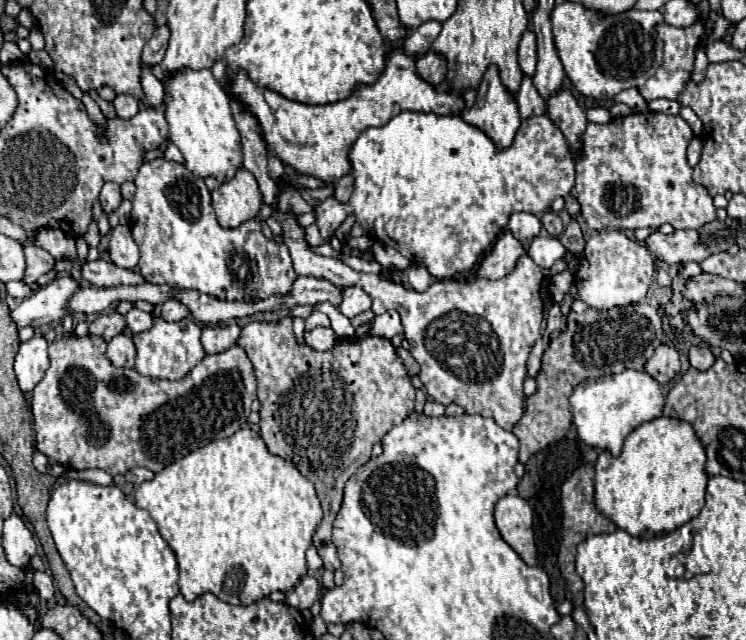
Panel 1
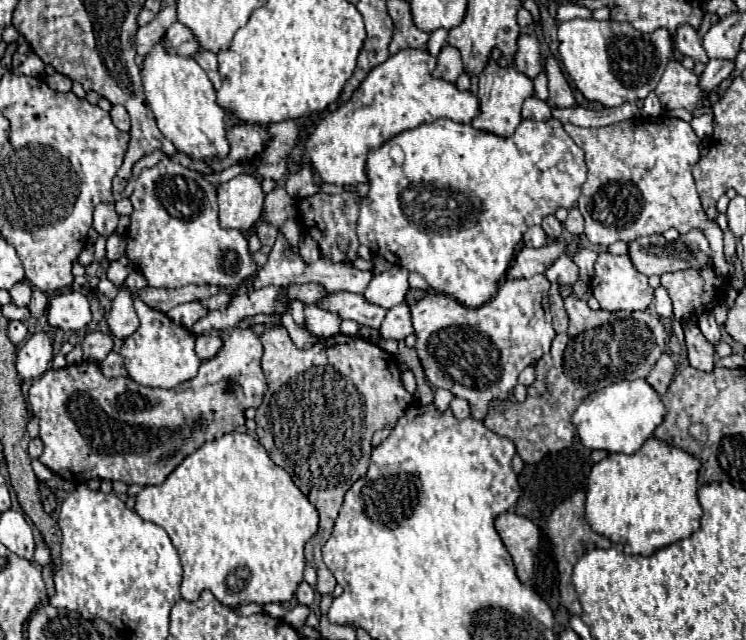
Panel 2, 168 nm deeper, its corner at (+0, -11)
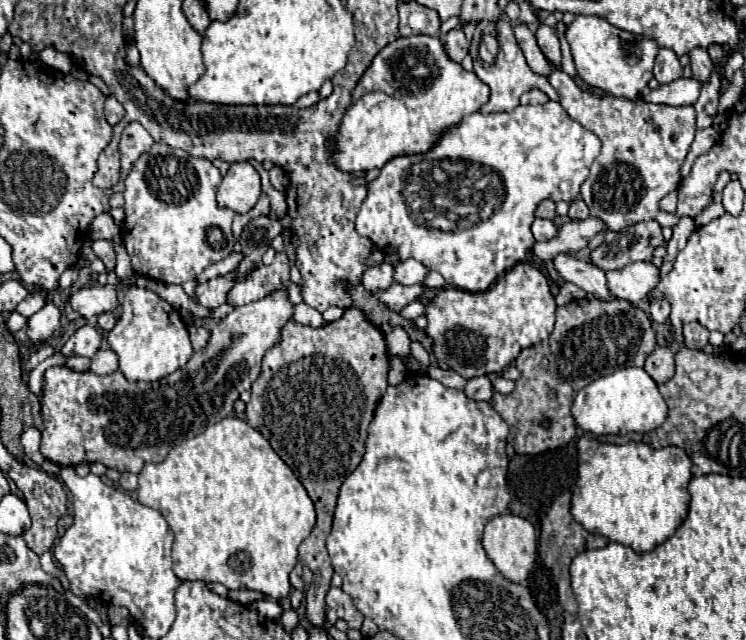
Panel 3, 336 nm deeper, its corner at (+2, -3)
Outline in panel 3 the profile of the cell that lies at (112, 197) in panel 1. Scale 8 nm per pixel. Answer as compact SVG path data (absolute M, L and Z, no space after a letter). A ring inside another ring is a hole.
M101 213L93 219L93 223L89 225L89 237L95 239L113 239L115 235L119 235L119 227L113 223L113 217L109 213Z

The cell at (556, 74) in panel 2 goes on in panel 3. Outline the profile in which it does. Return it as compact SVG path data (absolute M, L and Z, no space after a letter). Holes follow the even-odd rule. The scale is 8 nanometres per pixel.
M541 23L537 33L535 33L535 37L537 37L537 43L539 43L543 55L547 57L547 61L553 67L561 69L561 49L559 49L559 39L557 39L553 27L547 27L547 25Z

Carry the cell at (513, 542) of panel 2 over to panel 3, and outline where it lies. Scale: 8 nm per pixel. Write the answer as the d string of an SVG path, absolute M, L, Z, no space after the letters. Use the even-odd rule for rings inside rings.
M503 513L495 515L487 525L485 525L485 535L483 535L483 545L489 555L489 559L495 563L499 573L513 581L513 583L523 583L537 562L537 532L531 521L513 515L513 513Z

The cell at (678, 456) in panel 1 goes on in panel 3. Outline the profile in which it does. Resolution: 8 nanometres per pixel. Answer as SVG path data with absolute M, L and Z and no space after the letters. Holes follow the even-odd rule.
M583 435L579 439L579 477L573 487L571 513L587 531L599 533L609 541L623 543L633 551L651 551L653 547L667 541L677 527L683 523L689 511L691 495L687 485L691 481L691 459L681 447L653 449L641 441L629 441L625 445L599 443Z

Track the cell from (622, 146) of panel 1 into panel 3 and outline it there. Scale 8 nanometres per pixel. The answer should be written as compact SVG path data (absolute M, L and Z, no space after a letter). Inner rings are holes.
M551 71L547 75L549 83L561 95L561 105L567 115L581 123L587 131L595 133L601 139L601 153L591 165L591 173L587 181L581 185L581 197L589 207L589 217L601 219L607 231L621 231L623 227L631 227L641 221L657 221L661 227L675 227L679 223L677 213L667 213L659 209L659 203L671 191L677 191L681 179L681 165L691 149L697 123L693 107L669 107L669 105L653 105L633 99L617 99L611 95L595 97L587 91L581 91L573 79L565 71Z

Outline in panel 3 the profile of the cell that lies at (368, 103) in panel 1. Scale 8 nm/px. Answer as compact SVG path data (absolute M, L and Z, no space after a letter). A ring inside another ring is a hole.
M427 35L399 37L381 49L359 79L355 93L359 93L359 99L347 107L337 133L327 139L331 163L345 173L381 169L397 155L429 151L443 127L455 125L463 115L479 111L489 99L489 87L475 73L465 71L459 63L451 63L439 38ZM405 51L425 51L433 59L433 73L423 81L423 89L397 87L393 63Z

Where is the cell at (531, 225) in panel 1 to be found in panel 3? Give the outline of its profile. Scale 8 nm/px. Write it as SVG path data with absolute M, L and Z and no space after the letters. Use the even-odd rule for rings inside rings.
M535 219L531 225L531 231L533 231L535 241L549 241L551 237L557 235L559 227L549 219Z

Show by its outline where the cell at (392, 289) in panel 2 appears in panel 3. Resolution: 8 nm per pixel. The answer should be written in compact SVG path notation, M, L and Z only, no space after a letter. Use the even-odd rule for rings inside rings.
M405 259L405 261L399 261L395 265L395 283L399 285L419 285L423 283L425 275L427 275L427 267L423 267L419 261L415 259Z

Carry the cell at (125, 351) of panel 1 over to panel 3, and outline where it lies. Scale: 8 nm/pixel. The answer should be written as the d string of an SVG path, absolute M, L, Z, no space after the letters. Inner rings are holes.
M101 349L95 353L95 359L91 359L91 371L97 375L109 375L119 369L119 357L111 349Z

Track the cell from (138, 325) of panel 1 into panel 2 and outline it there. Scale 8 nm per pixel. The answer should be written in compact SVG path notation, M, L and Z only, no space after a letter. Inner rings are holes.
M121 287L117 297L111 301L111 309L107 313L107 327L111 335L119 339L127 339L139 327L137 313L133 309L133 297L125 287Z

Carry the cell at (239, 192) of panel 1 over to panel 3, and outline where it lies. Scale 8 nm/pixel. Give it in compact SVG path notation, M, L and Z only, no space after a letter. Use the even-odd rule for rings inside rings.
M231 163L227 175L219 185L217 203L219 207L231 209L235 213L247 213L255 207L259 195L261 195L261 181L253 165Z

